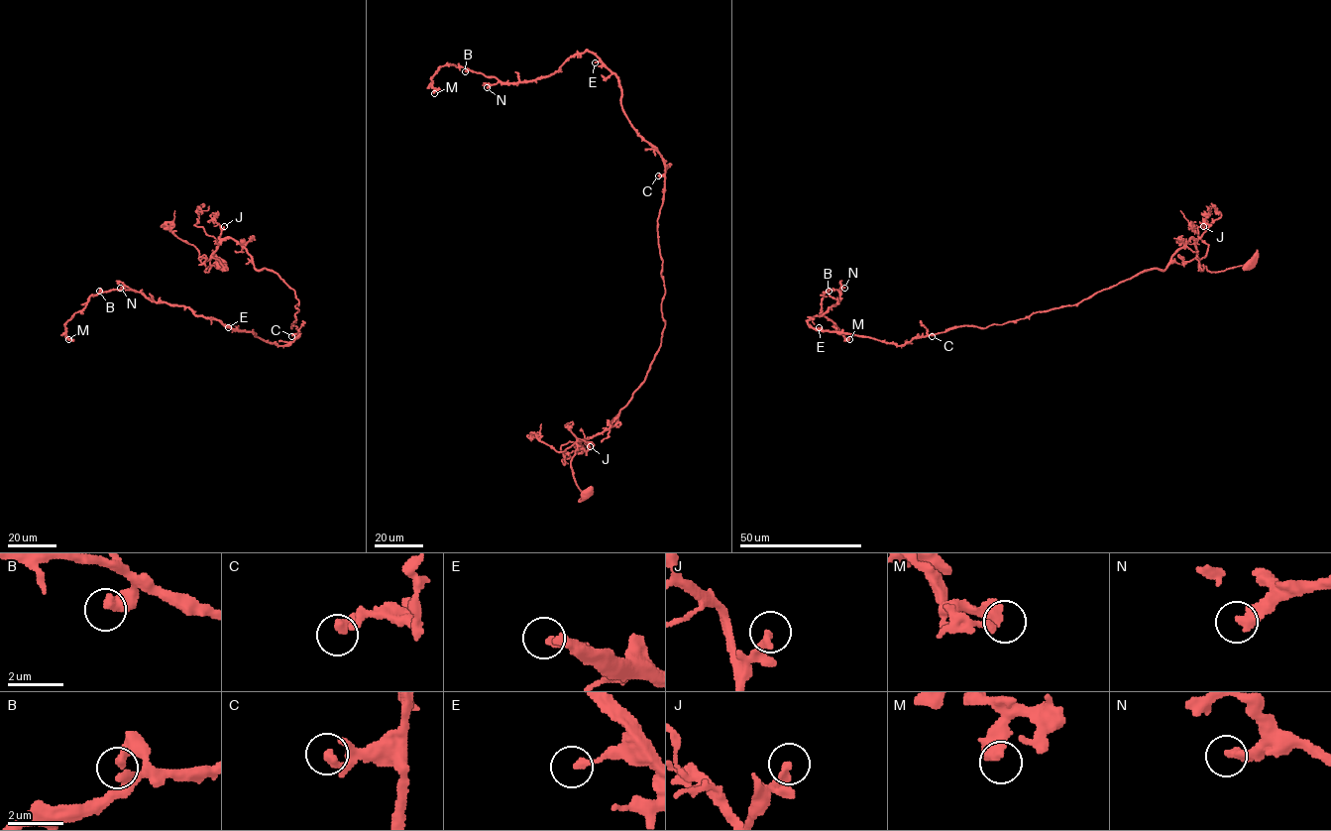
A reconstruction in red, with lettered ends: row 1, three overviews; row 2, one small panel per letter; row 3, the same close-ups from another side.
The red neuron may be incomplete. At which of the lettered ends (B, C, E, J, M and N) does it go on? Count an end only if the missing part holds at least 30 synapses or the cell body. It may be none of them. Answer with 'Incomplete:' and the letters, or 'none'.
Incomplete: N

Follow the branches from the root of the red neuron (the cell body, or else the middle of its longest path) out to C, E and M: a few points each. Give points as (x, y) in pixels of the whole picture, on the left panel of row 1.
C: (221, 264), (204, 271), (230, 238), (257, 270), (272, 270), (295, 291), (291, 336)
E: (221, 264), (204, 271), (216, 247), (230, 238), (298, 300), (291, 326), (298, 336), (288, 344), (228, 327)
M: (221, 264), (204, 271), (230, 238), (276, 273), (298, 336), (110, 290), (68, 339)

